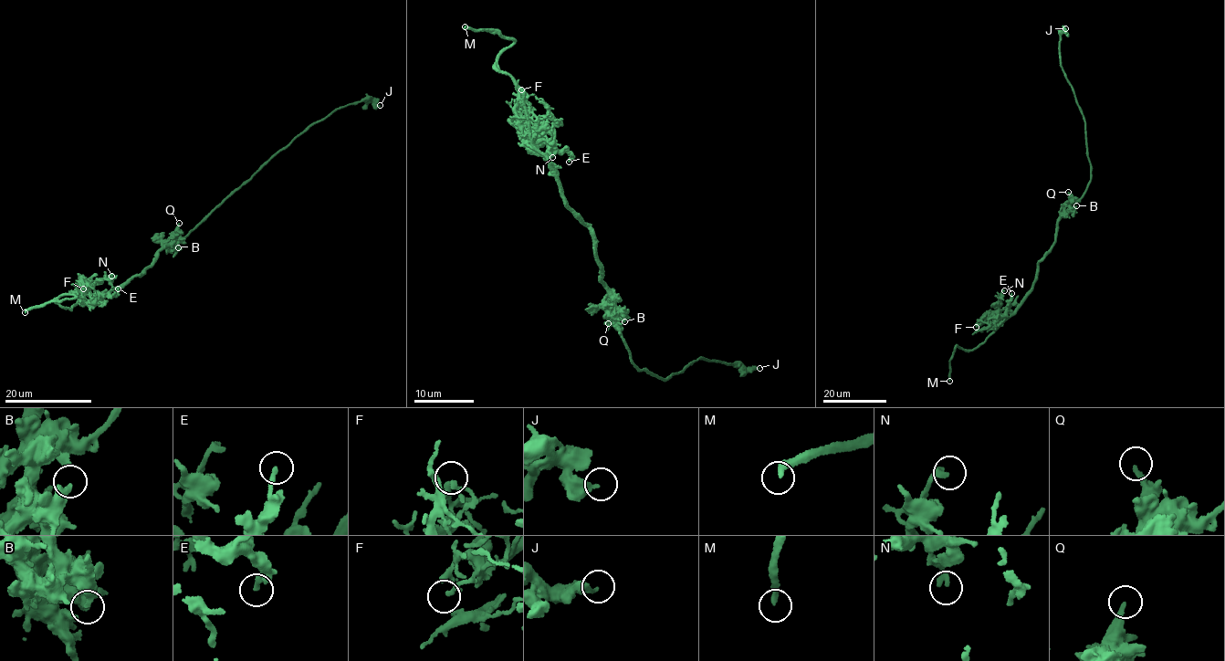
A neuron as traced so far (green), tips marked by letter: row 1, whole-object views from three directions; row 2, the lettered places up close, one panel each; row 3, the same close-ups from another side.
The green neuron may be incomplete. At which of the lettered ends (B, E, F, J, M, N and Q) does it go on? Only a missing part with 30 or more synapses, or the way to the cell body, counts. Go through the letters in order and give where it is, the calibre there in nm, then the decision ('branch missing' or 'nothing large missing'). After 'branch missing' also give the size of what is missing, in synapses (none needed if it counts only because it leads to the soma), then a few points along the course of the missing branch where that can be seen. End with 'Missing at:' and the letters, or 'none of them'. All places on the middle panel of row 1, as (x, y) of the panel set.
B: (624, 321) | 360 nm | nothing large missing
E: (569, 162) | 220 nm | nothing large missing
F: (521, 89) | 170 nm | nothing large missing
J: (759, 368) | 280 nm | nothing large missing
M: (465, 26) | 260 nm | branch missing
N: (552, 157) | 280 nm | nothing large missing
Q: (608, 323) | 240 nm | nothing large missing
Missing at: M

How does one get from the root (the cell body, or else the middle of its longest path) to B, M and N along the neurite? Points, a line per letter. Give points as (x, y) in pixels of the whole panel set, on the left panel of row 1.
B: (162, 247), (178, 247)
M: (162, 247), (144, 272), (93, 300), (59, 306), (57, 299), (68, 293), (76, 297), (25, 312)
N: (162, 247), (158, 251), (153, 264), (144, 272), (92, 301), (84, 289), (111, 276)

